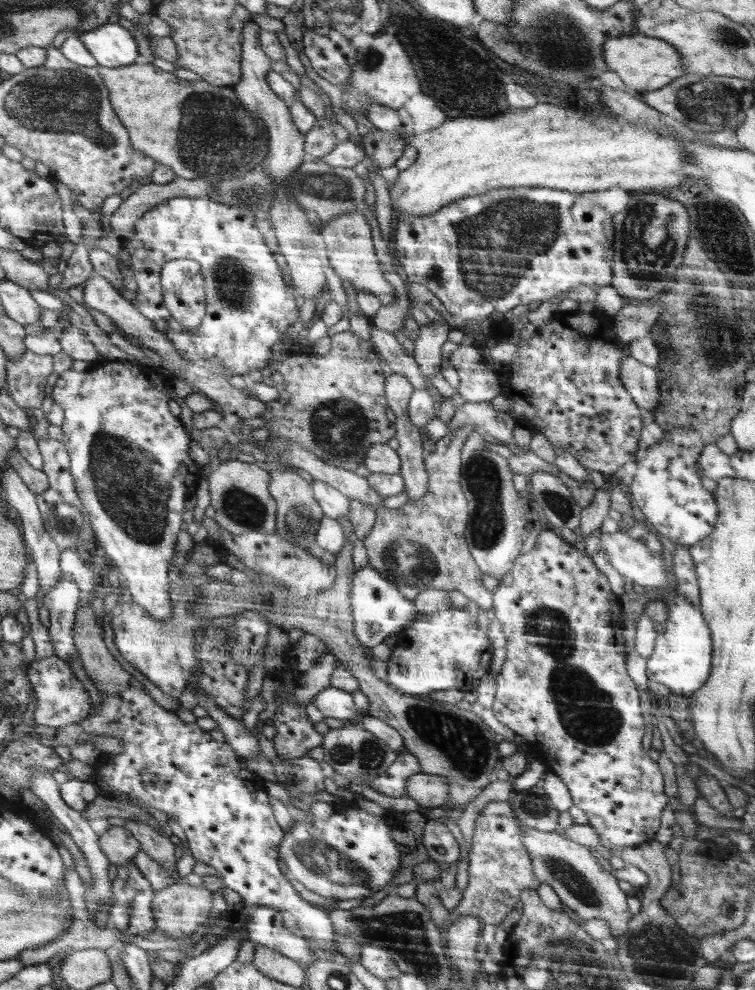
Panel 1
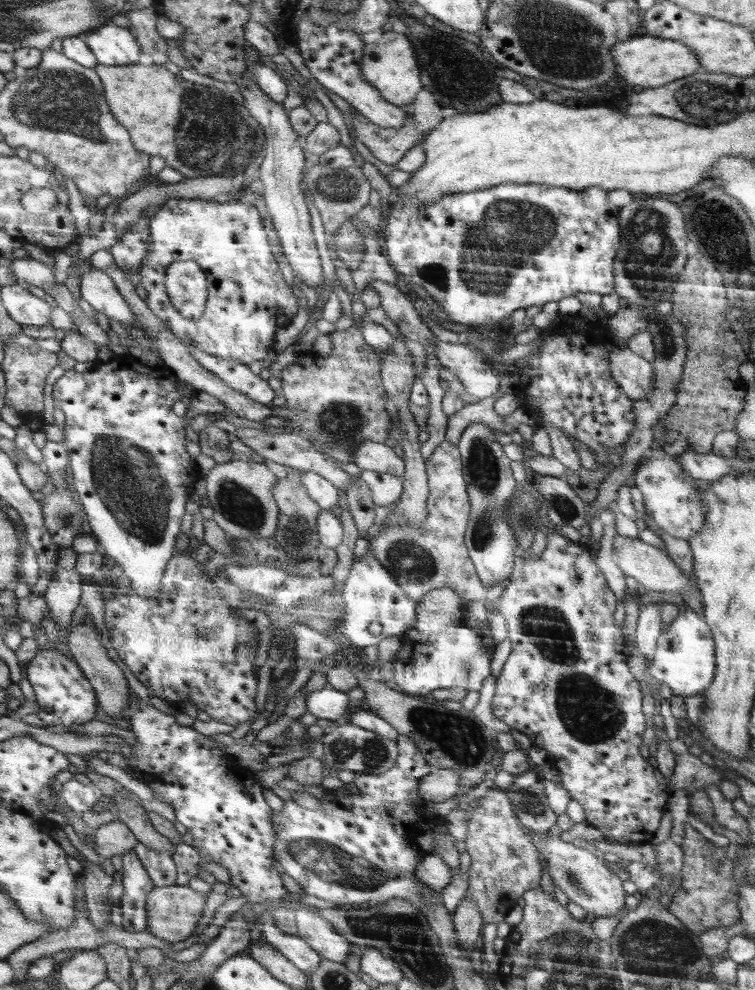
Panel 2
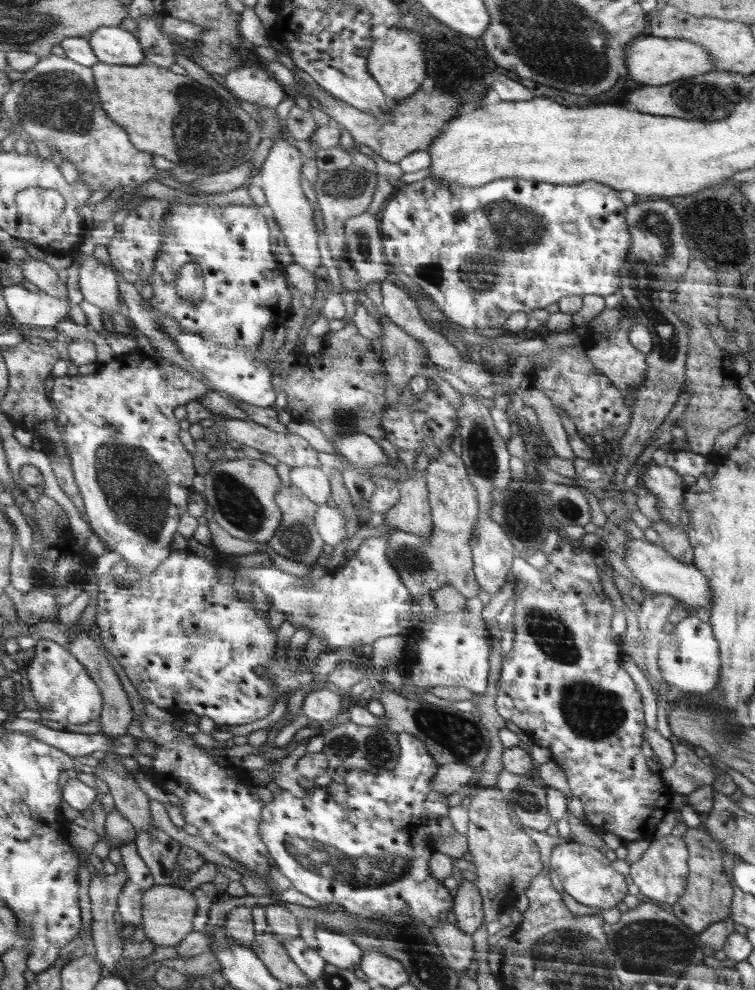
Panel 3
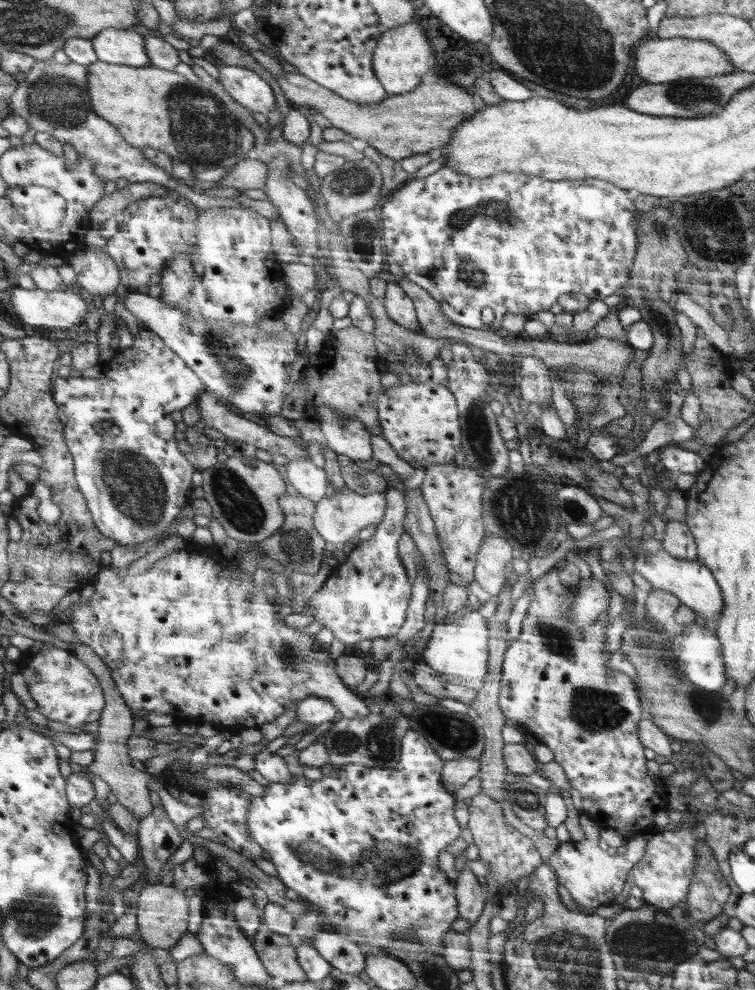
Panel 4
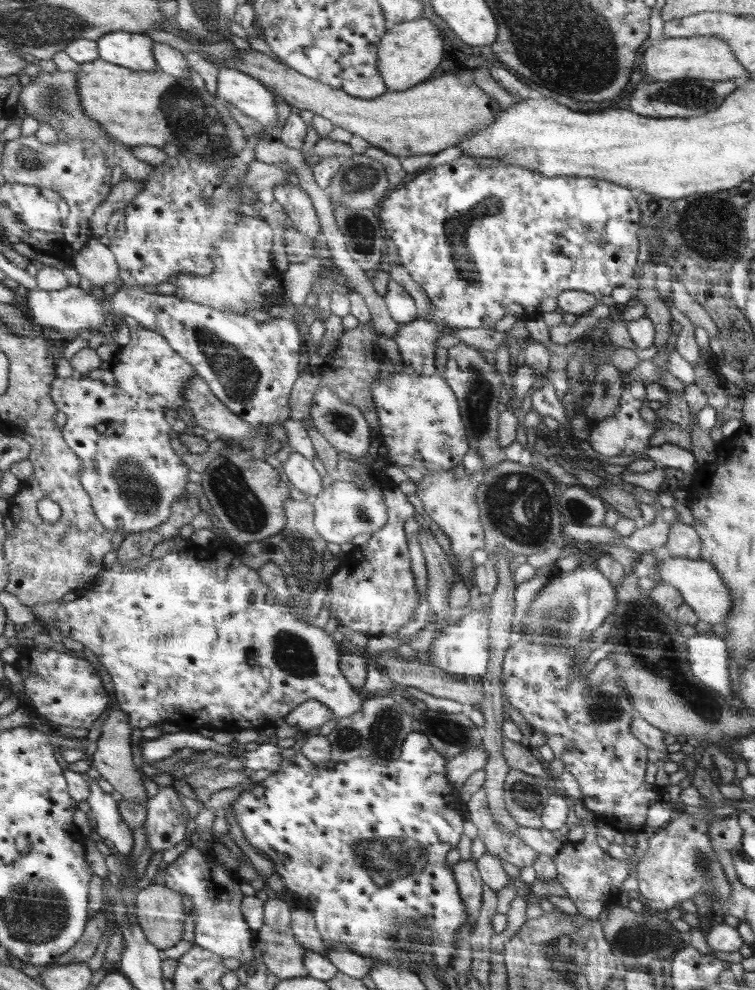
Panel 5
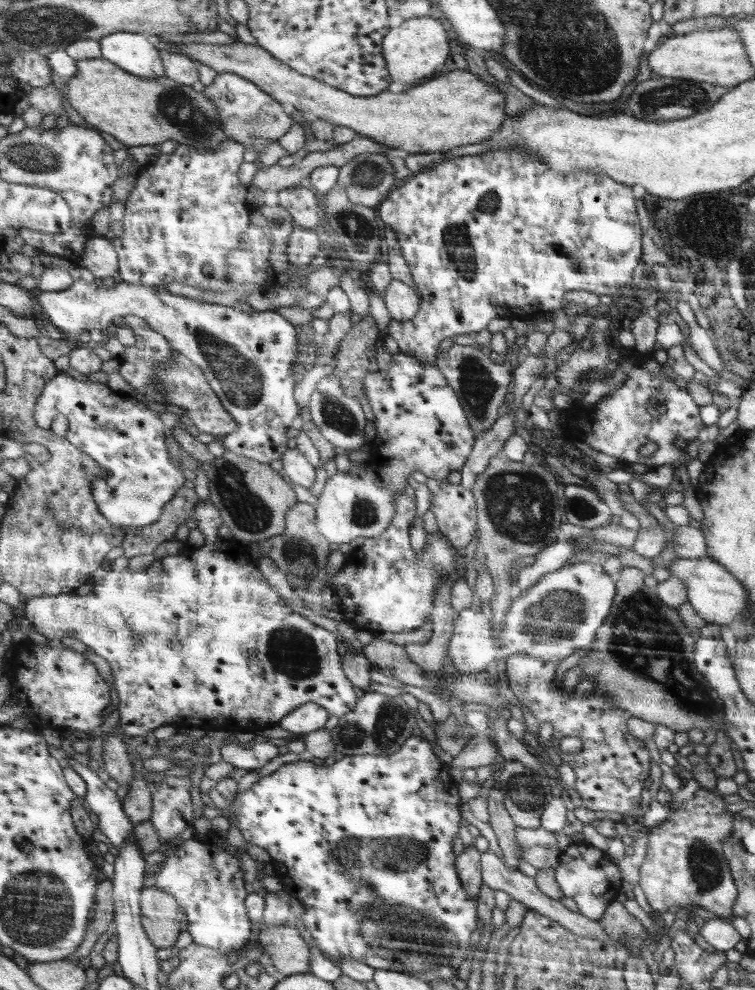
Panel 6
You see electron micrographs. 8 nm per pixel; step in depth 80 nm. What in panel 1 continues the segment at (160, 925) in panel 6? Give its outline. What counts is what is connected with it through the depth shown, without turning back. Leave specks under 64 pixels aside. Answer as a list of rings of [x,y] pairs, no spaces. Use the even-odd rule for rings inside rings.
[[[180,881],[157,892],[154,910],[158,929],[165,935],[174,939],[187,938],[208,920],[212,894],[204,885],[195,887]]]

